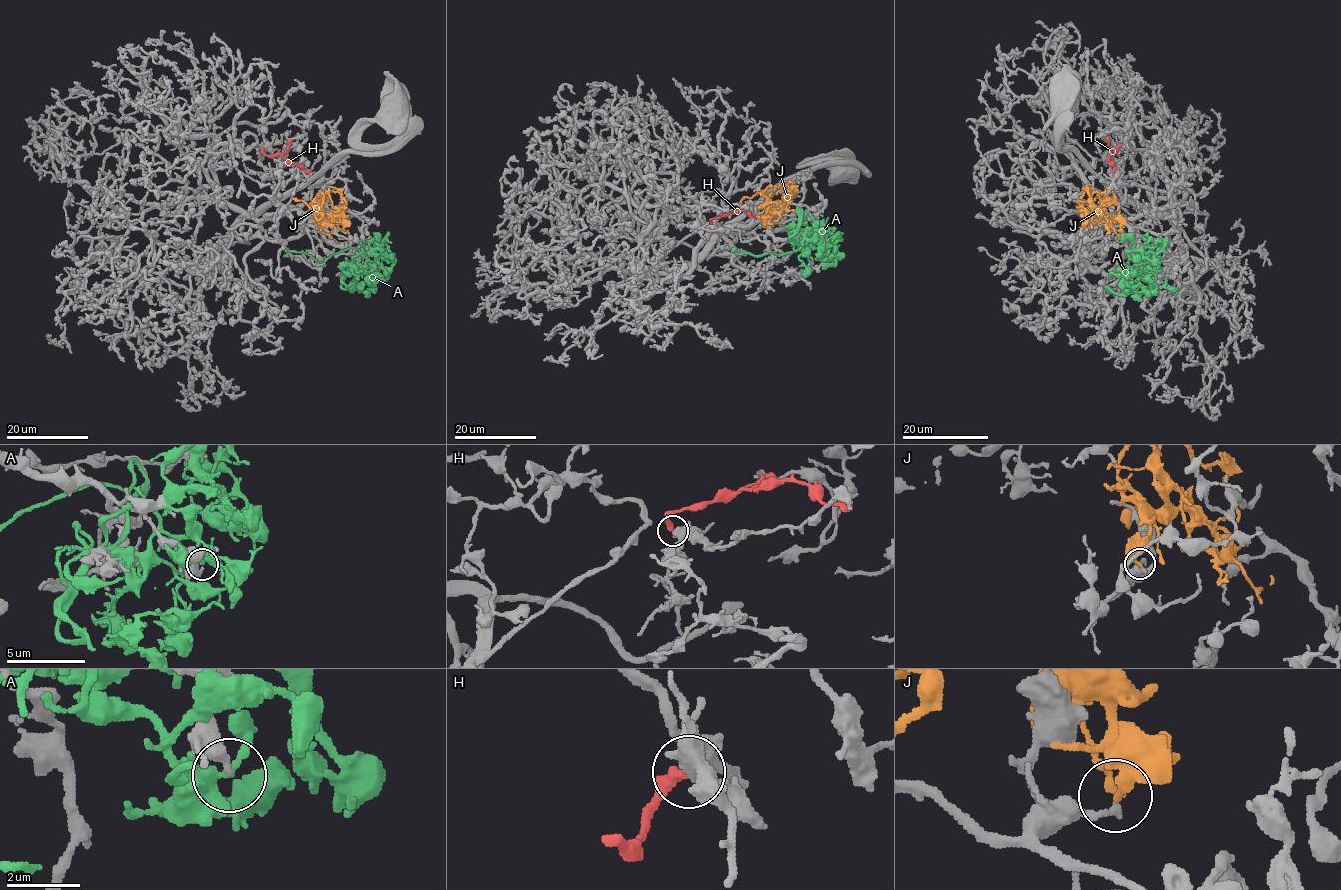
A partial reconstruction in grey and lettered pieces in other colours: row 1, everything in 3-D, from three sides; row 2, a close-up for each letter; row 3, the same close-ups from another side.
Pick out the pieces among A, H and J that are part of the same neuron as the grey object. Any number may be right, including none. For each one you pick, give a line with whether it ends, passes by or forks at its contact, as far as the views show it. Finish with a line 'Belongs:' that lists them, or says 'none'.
Belongs: none

